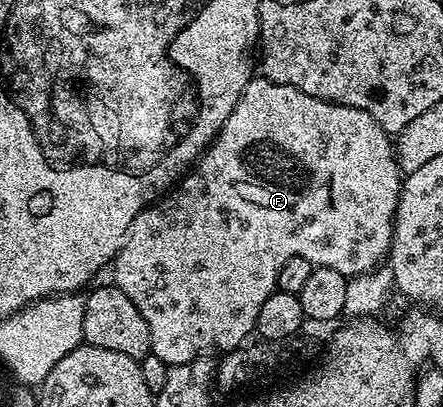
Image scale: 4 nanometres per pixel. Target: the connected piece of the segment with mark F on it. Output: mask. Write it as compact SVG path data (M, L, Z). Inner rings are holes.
M254 77L243 89L235 109L231 109L231 117L227 117L216 139L196 160L192 170L172 190L137 214L129 227L129 234L125 236L124 245L117 250L117 256L111 264L112 282L123 289L139 313L143 313L143 321L147 321L147 333L151 333L149 349L152 355L159 357L159 361L174 367L192 359L236 351L249 334L254 334L259 309L263 301L267 301L267 297L277 290L279 269L283 269L290 257L307 257L314 260L316 266L335 269L347 277L372 272L386 262L393 241L402 182L403 172L397 164L394 140L390 132L383 130L375 117L371 117L371 113L363 113L363 109L351 109L347 105L328 103L291 85L279 85L264 77Z

